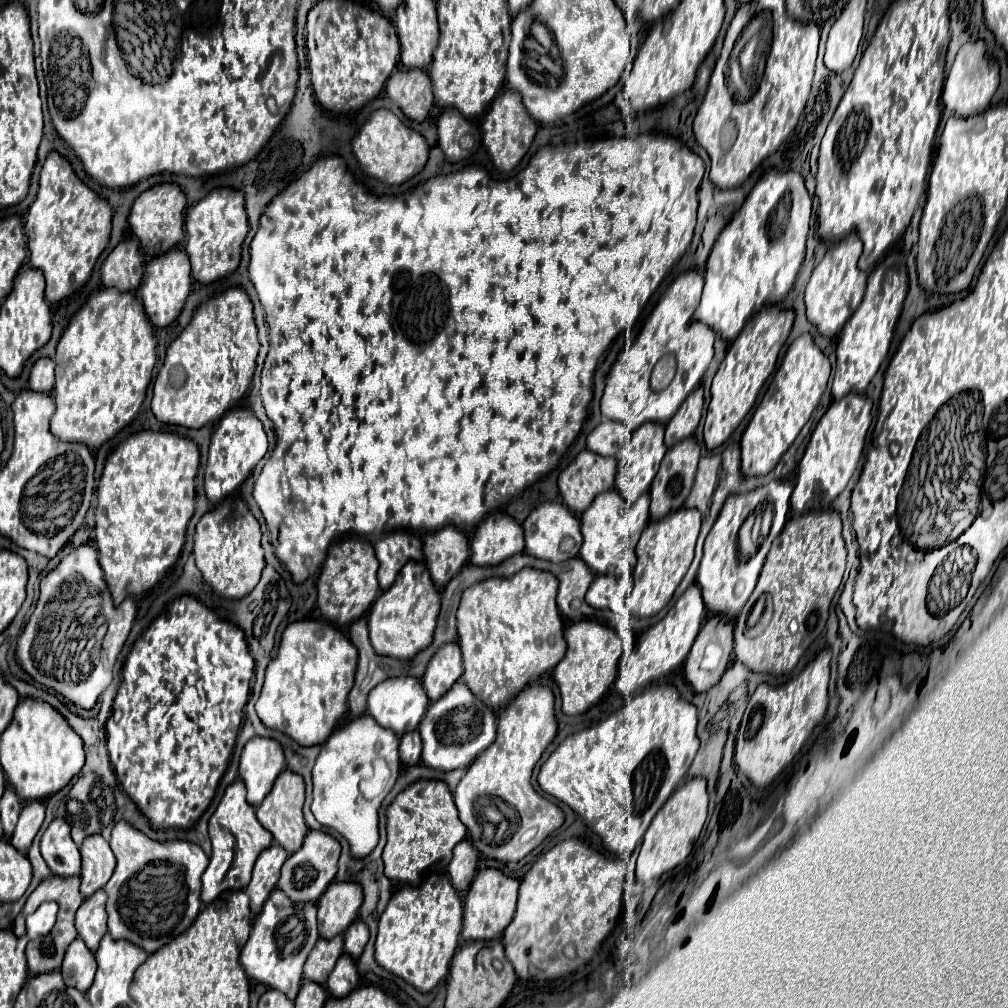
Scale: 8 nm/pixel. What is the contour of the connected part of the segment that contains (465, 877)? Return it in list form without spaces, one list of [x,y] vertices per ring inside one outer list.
[[[463,840],[453,848],[453,858],[447,866],[447,872],[449,872],[451,884],[455,886],[457,892],[469,890],[471,880],[477,870],[477,860],[479,860],[479,852],[473,848],[473,844],[469,840]]]

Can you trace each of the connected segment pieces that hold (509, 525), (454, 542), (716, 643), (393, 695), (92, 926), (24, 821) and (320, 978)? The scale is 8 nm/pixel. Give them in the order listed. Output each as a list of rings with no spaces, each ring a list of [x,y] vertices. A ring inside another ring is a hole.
[[[493,512],[485,518],[485,524],[479,524],[479,528],[471,540],[471,560],[469,562],[473,566],[497,566],[503,560],[523,552],[523,548],[525,548],[525,540],[523,540],[521,526],[505,512]]]
[[[439,528],[437,532],[427,534],[423,554],[433,582],[437,588],[445,588],[447,582],[467,564],[469,542],[457,528]]]
[[[713,616],[701,628],[685,662],[685,678],[695,692],[713,688],[731,662],[733,626],[723,616]]]
[[[399,676],[399,678],[389,678],[389,680],[377,684],[369,692],[367,704],[369,704],[367,710],[377,720],[377,724],[393,730],[397,736],[403,736],[405,732],[417,730],[417,726],[429,706],[429,698],[421,686],[421,680],[411,678],[411,676]]]
[[[97,890],[91,898],[87,898],[77,910],[77,932],[85,946],[95,952],[99,940],[107,932],[107,912],[105,912],[105,890]]]
[[[27,802],[21,810],[21,816],[19,816],[19,822],[17,822],[17,828],[11,836],[11,844],[21,852],[25,854],[27,848],[31,846],[35,834],[39,832],[41,824],[43,824],[43,818],[45,818],[45,806],[41,802]]]
[[[335,936],[331,940],[319,938],[315,948],[311,950],[305,968],[303,968],[303,976],[307,980],[313,980],[317,984],[325,984],[329,972],[333,970],[333,964],[337,962],[337,958],[343,954],[343,936]]]

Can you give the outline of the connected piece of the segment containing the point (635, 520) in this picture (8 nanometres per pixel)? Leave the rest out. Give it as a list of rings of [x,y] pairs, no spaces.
[[[609,490],[609,492],[603,492],[601,496],[597,496],[597,500],[593,500],[593,504],[581,514],[581,532],[583,532],[583,546],[581,546],[581,552],[579,556],[585,560],[585,564],[589,564],[589,568],[593,568],[595,574],[601,574],[601,576],[632,576],[631,572],[635,568],[635,546],[637,546],[637,540],[643,532],[643,528],[647,526],[649,522],[649,494],[641,496],[633,506],[627,506],[625,500],[619,496],[617,490]]]

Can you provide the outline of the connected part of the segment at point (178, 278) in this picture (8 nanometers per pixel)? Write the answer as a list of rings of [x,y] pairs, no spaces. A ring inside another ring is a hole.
[[[173,248],[171,252],[157,256],[155,260],[149,260],[145,264],[145,276],[143,276],[143,284],[141,284],[141,300],[145,306],[147,318],[151,320],[151,324],[155,328],[165,328],[177,320],[177,316],[181,314],[185,300],[191,292],[191,284],[193,282],[191,282],[191,272],[189,272],[189,258],[179,248]]]

